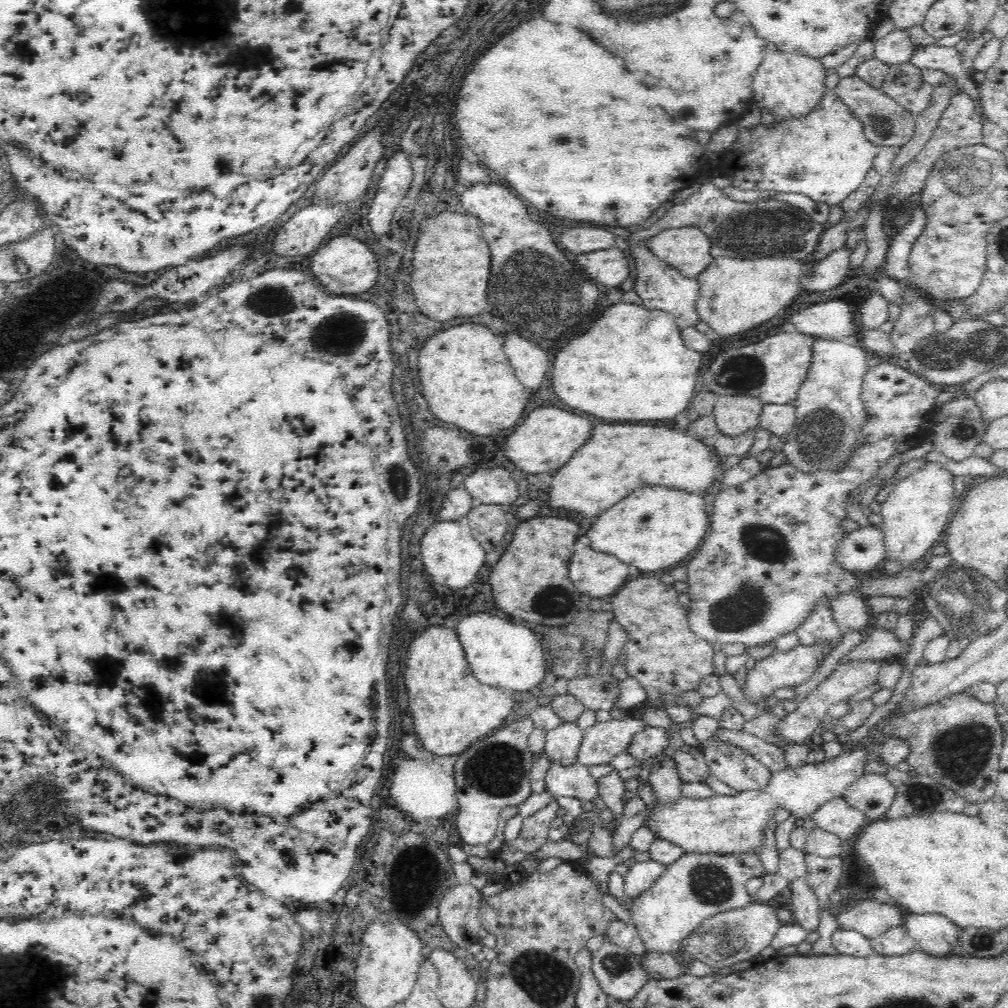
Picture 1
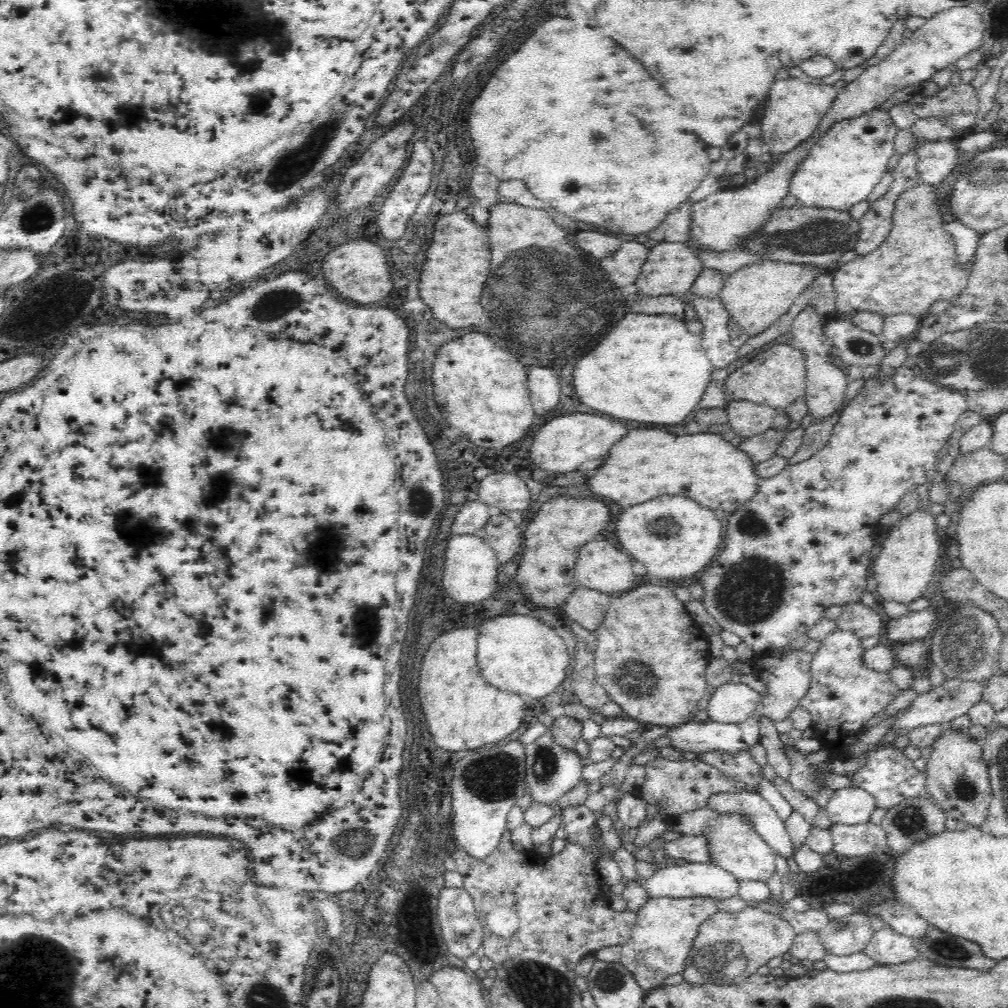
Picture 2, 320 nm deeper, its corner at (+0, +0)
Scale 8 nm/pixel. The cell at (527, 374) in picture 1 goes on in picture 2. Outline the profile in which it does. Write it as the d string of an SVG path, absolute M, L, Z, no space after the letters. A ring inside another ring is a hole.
M544 366L528 368L528 386L532 394L532 410L542 416L556 408L560 402L560 380L558 376Z

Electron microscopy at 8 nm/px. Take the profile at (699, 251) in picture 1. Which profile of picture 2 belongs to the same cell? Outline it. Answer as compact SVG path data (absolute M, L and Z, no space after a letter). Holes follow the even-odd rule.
M662 242L650 248L650 254L642 267L642 273L636 280L638 298L664 295L682 295L689 293L698 276L704 271L703 262L689 244L680 242Z

